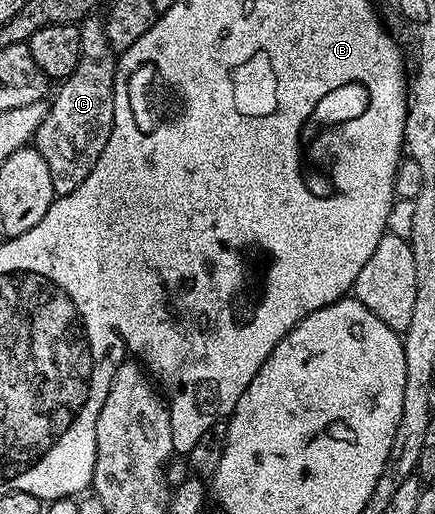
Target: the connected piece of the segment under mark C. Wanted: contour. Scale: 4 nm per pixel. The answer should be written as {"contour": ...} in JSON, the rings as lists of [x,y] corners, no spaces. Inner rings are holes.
{"contour":[[[95,18],[82,20],[79,27],[81,57],[77,61],[77,69],[58,84],[59,92],[55,100],[54,95],[50,100],[47,116],[35,131],[33,140],[33,146],[39,150],[41,157],[45,157],[56,196],[73,193],[73,189],[89,177],[113,129],[113,81],[117,52],[109,45],[103,19]]]}

